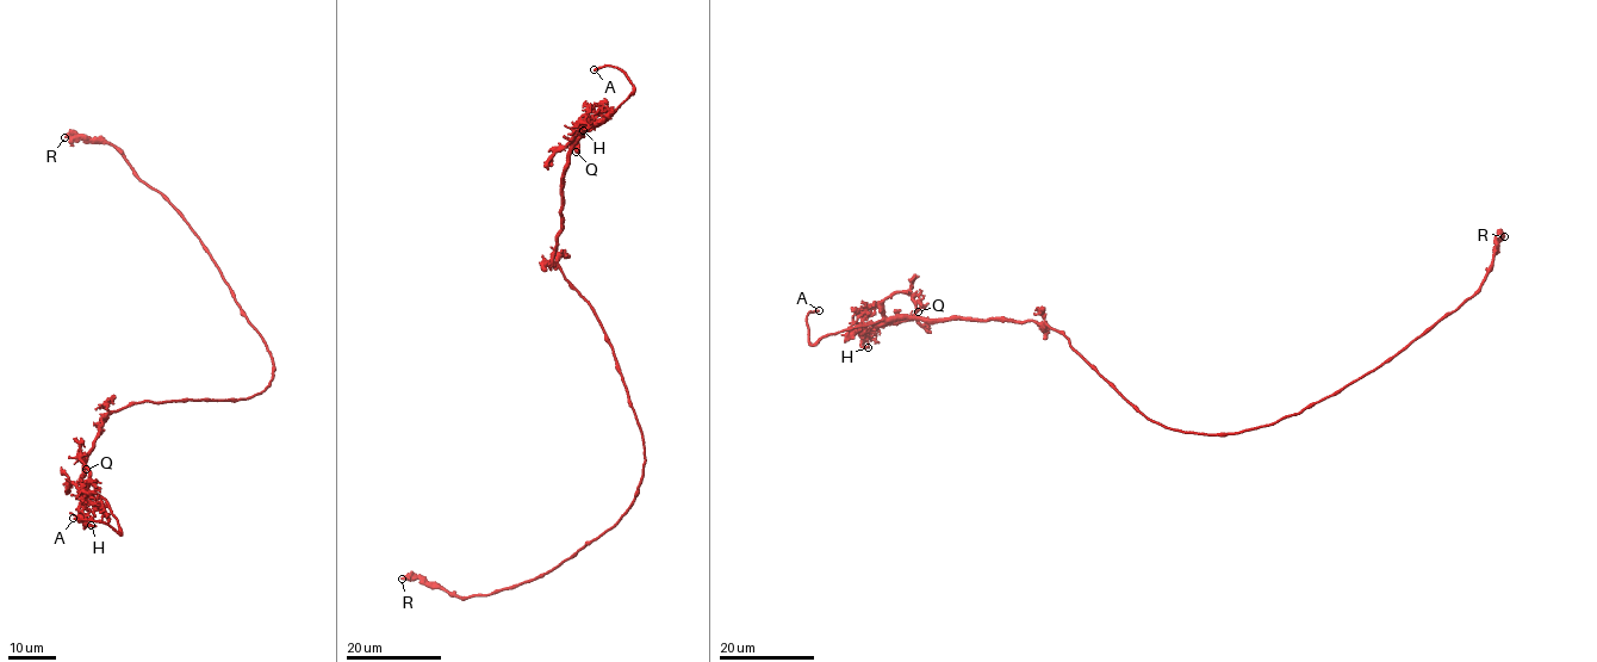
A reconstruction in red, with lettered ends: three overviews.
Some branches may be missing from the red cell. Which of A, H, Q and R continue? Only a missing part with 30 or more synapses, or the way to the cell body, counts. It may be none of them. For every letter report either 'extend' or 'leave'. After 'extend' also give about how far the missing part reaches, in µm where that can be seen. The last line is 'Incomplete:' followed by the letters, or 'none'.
A: extend; about 35 µm are missing
H: leave
Q: leave
R: leave
Incomplete: A

